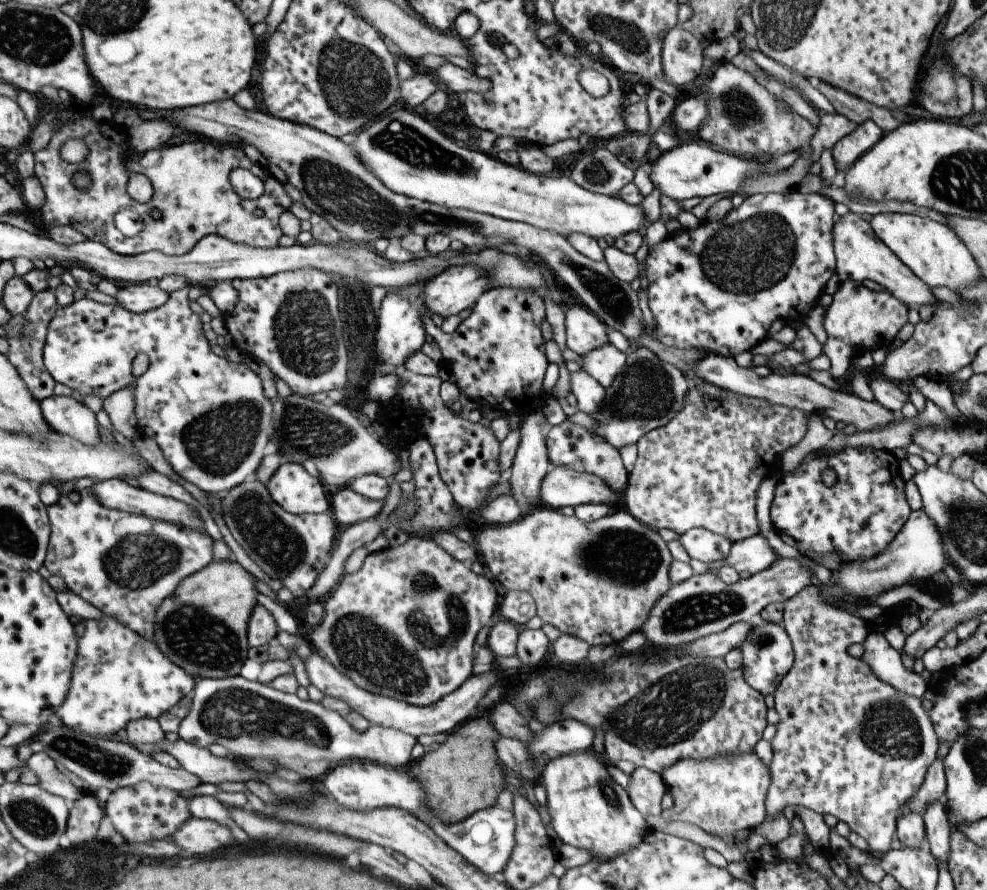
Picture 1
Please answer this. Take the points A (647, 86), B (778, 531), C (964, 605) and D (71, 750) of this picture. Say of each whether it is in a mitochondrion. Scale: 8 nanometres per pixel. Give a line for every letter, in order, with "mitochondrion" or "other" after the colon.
A: other
B: other
C: other
D: mitochondrion

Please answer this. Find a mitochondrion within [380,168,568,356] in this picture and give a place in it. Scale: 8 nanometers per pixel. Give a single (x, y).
(472, 227)

